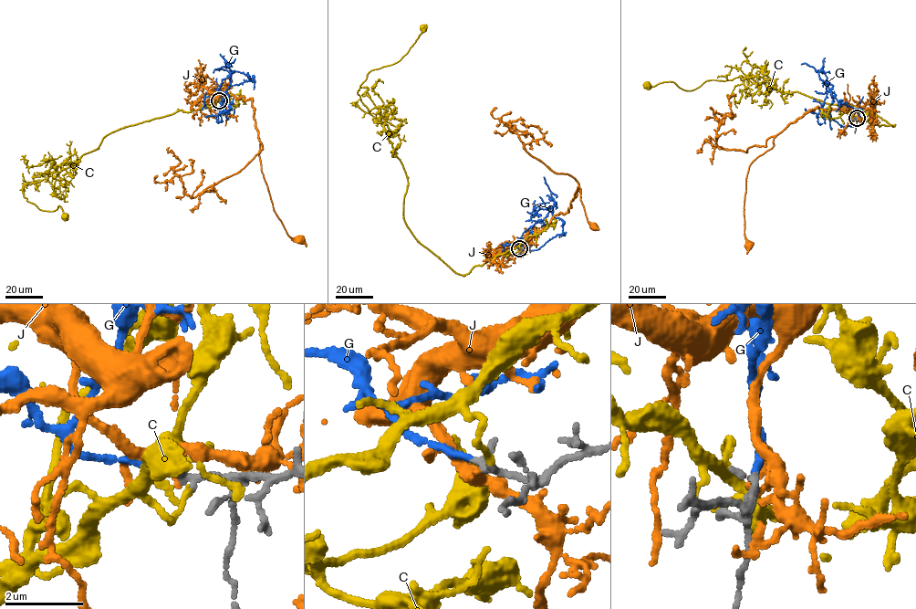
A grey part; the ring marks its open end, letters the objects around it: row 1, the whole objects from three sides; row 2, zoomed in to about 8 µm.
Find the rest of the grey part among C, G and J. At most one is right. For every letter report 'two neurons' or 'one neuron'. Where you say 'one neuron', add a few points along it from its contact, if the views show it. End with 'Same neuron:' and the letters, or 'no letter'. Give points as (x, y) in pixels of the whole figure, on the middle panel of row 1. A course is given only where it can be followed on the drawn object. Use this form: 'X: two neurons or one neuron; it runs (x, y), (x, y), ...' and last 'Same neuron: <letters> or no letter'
C: two neurons
G: one neuron; it runs (519, 248), (515, 246), (536, 250), (562, 233), (564, 224), (548, 212), (515, 241), (503, 246)
J: two neurons
Same neuron: G

